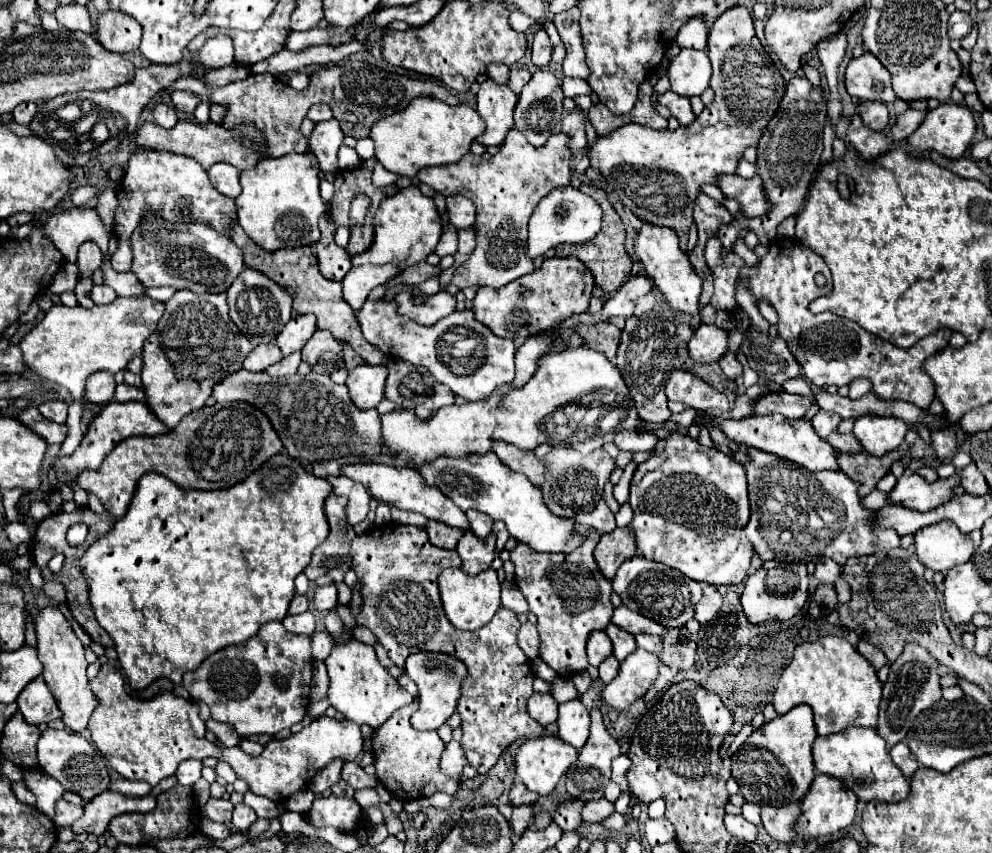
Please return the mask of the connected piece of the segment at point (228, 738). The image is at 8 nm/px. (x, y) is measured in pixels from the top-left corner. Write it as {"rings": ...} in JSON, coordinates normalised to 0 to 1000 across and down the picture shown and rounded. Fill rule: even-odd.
{"rings":[[[209,843],[209,845],[207,845],[207,852],[209,852],[209,857],[215,857],[215,859],[219,862],[219,866],[221,866],[227,876],[235,876],[235,873],[241,871],[239,857],[237,857],[233,850],[229,850],[229,848],[221,848],[221,845]]]}

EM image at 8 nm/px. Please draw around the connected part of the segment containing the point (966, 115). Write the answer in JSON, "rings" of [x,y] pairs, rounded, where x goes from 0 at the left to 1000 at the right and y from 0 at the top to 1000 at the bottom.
{"rings":[[[949,121],[945,128],[936,130],[928,149],[914,163],[918,172],[922,172],[928,182],[934,182],[939,175],[949,179],[951,184],[957,186],[967,186],[975,172],[979,170],[983,158],[983,140],[981,132],[975,123],[965,123],[965,121]]]}

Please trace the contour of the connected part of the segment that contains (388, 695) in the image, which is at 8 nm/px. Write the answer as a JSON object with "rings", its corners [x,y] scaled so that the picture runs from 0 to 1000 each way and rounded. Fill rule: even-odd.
{"rings":[[[354,749],[348,756],[336,758],[334,768],[328,773],[332,787],[332,824],[352,845],[360,850],[372,850],[374,855],[382,855],[396,834],[406,826],[416,824],[416,815],[410,812],[402,801],[390,789],[390,784],[380,775],[374,756],[362,754]]]}

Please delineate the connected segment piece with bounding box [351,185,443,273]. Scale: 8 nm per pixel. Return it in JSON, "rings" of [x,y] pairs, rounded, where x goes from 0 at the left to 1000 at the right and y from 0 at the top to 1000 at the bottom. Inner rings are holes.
{"rings":[[[412,217],[408,222],[402,222],[398,229],[388,231],[388,236],[382,238],[376,252],[376,271],[378,271],[376,285],[366,297],[356,299],[354,308],[358,313],[396,308],[402,313],[402,320],[406,320],[410,313],[422,311],[430,304],[430,299],[439,297],[441,283],[445,278],[445,268],[447,266],[443,259],[443,247],[436,233],[426,229],[420,217]]]}

